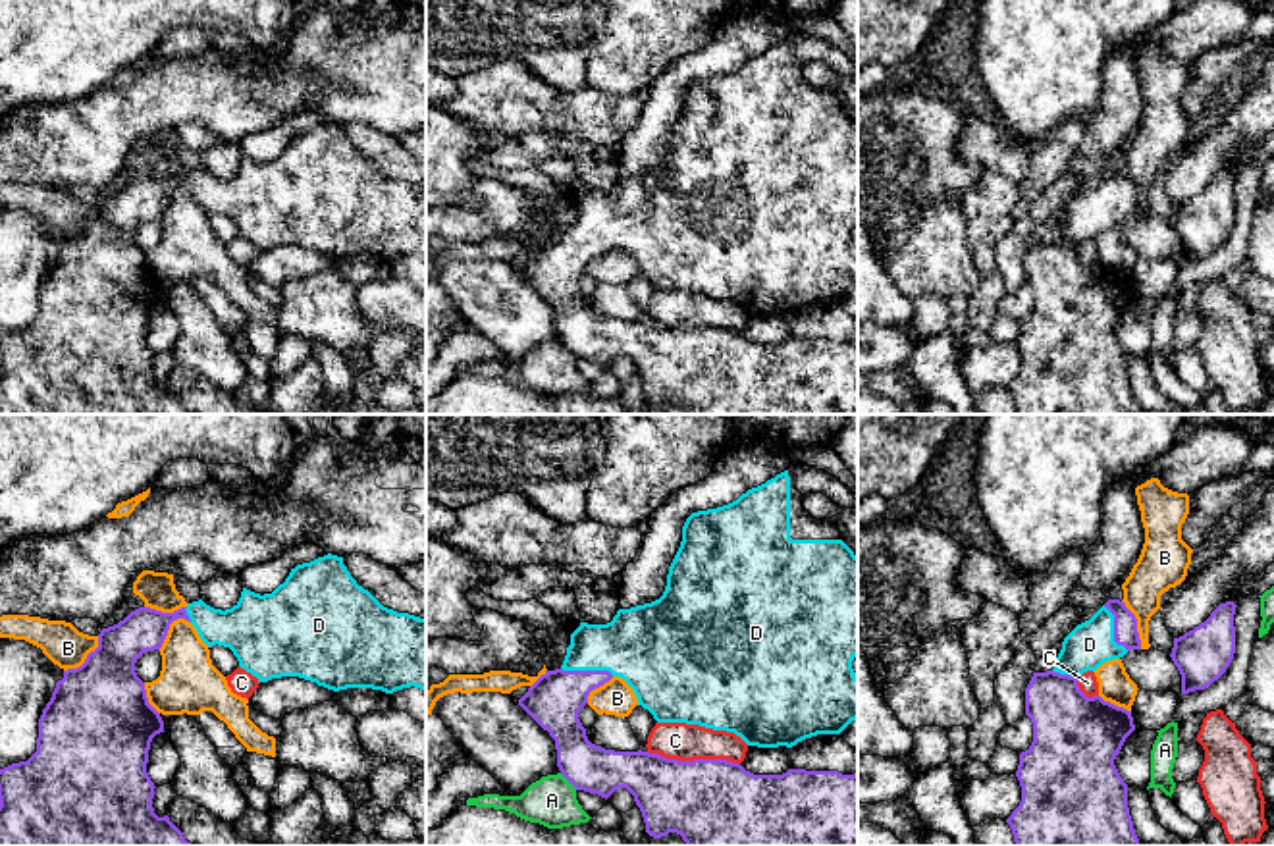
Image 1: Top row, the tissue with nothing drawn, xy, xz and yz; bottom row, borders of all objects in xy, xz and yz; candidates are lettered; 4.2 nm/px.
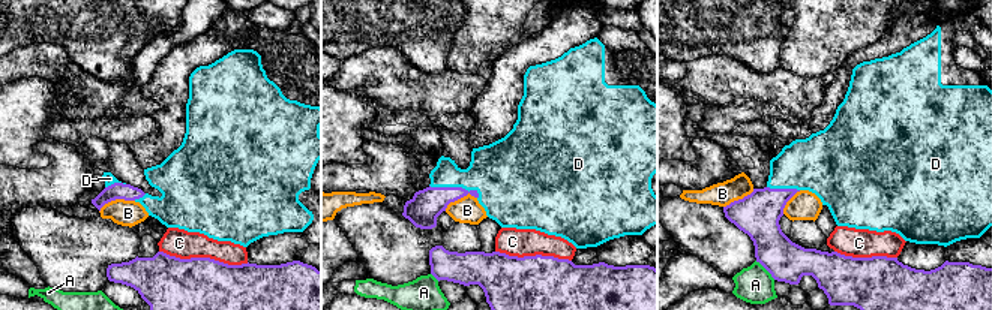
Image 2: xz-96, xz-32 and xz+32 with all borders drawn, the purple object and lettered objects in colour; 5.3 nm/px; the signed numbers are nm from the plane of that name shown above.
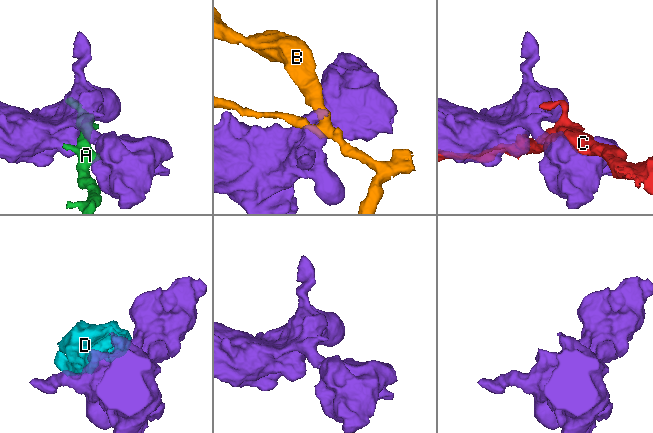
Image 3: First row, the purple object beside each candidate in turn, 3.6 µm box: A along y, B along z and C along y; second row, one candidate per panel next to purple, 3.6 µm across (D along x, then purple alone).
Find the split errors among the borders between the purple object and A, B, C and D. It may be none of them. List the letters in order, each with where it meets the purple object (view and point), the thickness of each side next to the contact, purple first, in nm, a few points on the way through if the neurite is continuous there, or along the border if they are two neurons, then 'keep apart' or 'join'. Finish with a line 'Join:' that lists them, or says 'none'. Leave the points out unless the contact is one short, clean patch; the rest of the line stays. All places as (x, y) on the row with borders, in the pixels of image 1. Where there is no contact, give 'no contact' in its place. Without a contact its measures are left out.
A: contact xz (569, 781); calibres 200 and 200 nm; keep apart
B: contact xy (85, 660); calibres 440 and 170 nm; keep apart
C: contact xz (694, 760); calibres 400 and 160 nm; keep apart
D: contact xz (588, 671); calibres 220 and 320 nm; join
Join: D

